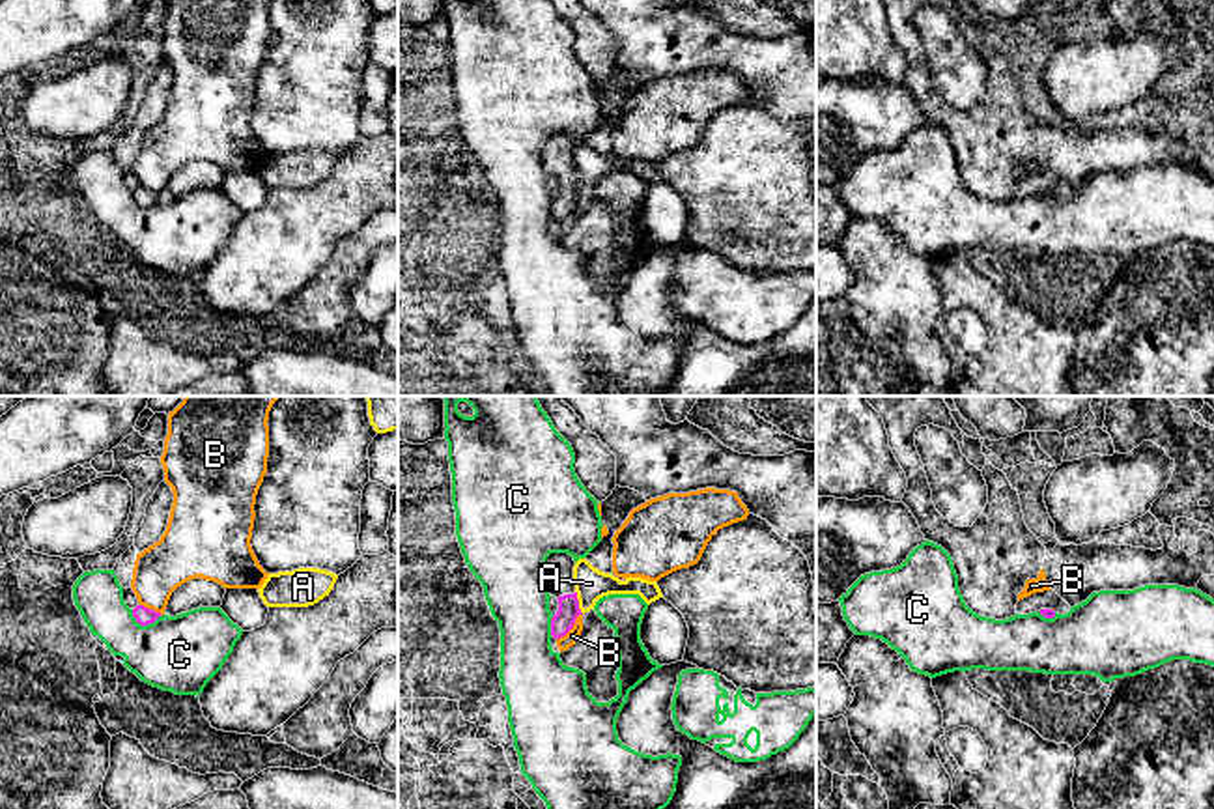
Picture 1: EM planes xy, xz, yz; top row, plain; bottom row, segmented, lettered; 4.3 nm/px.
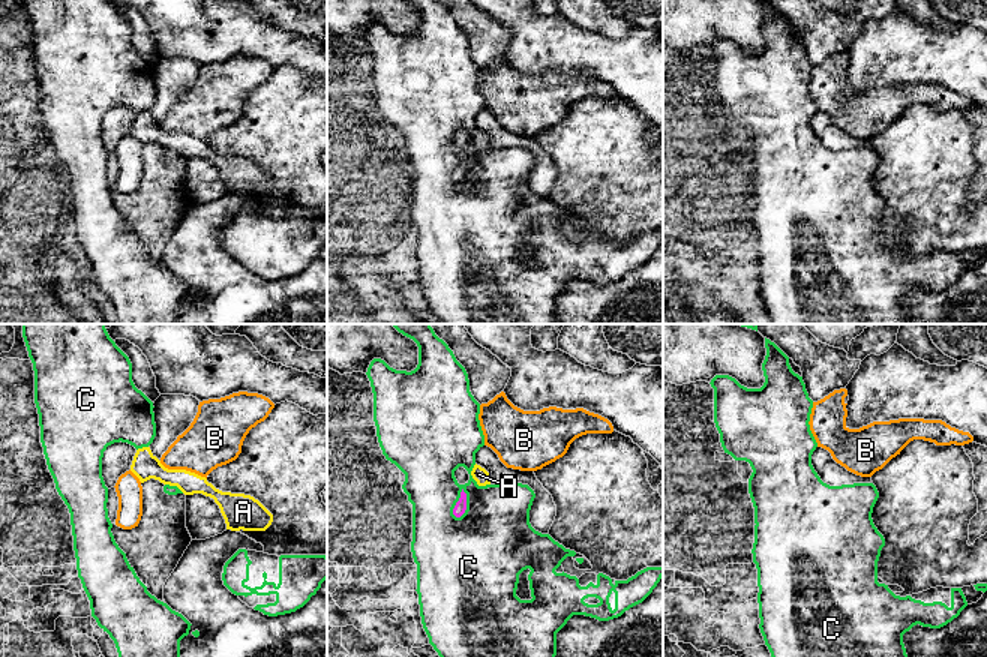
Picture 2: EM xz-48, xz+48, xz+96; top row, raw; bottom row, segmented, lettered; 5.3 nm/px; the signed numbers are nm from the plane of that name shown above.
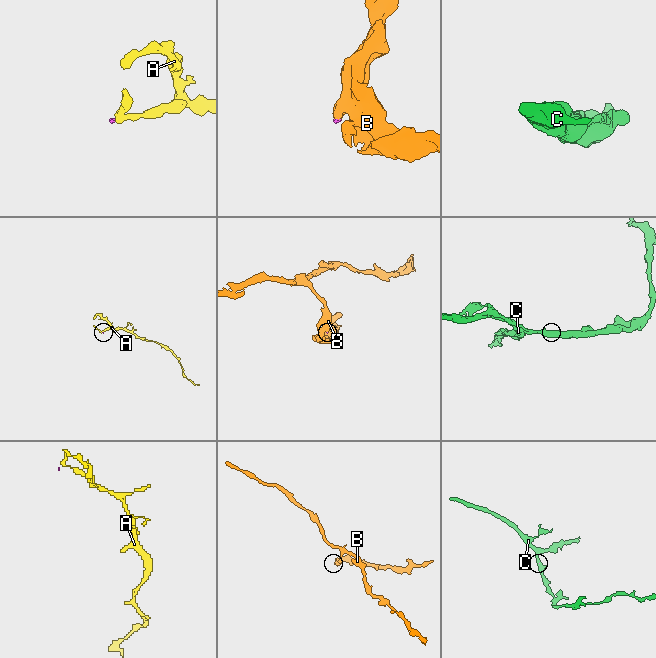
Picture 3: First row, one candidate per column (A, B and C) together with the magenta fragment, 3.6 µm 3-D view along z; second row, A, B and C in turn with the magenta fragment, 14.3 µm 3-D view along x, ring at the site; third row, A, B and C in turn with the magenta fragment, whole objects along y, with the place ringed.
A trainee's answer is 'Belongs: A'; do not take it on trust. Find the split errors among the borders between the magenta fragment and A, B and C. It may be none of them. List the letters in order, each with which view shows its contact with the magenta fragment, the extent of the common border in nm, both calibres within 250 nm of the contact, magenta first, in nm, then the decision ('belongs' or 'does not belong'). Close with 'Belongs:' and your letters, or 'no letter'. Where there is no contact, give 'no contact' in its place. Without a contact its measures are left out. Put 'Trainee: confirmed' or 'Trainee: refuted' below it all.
A: xz | 110 nm | 100/140 nm | does not belong
B: xz | 160 nm | 100/60 nm | does not belong
C: xy | 150 nm | 70/320 nm | does not belong
Belongs: no letter
Trainee: refuted

